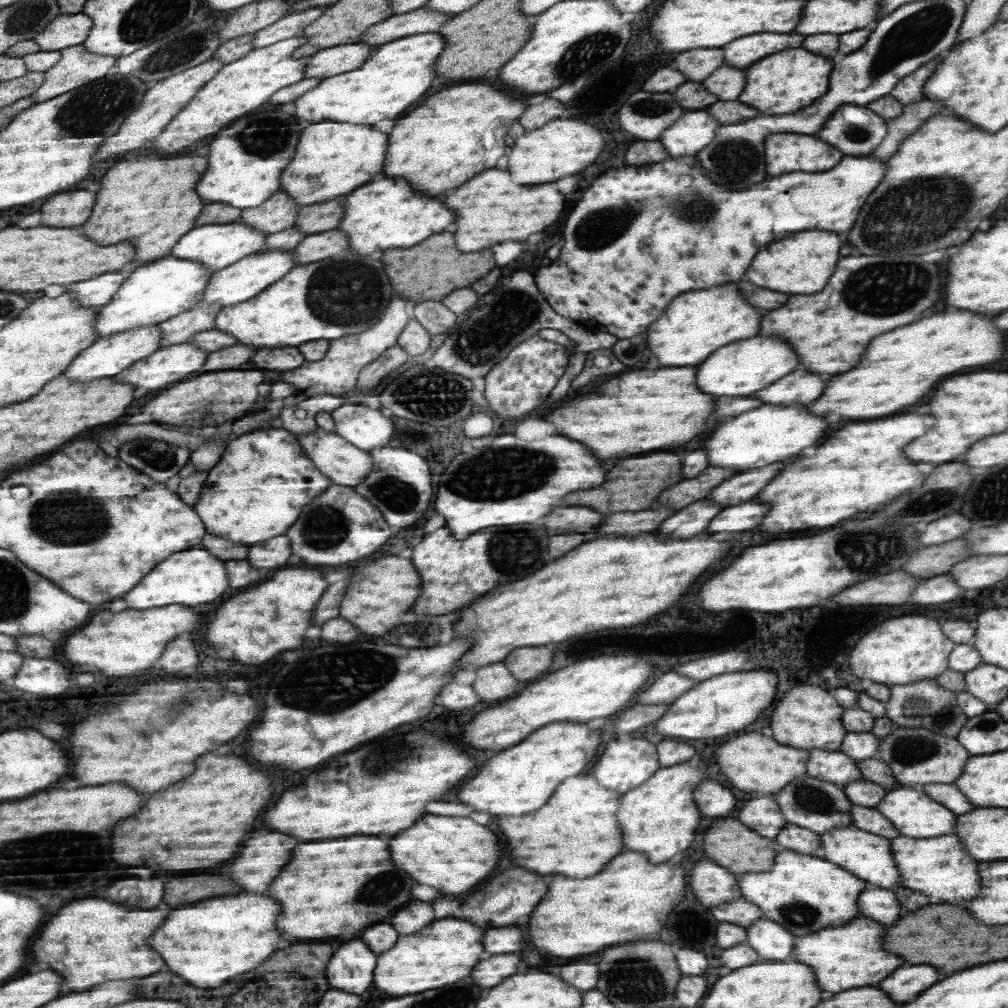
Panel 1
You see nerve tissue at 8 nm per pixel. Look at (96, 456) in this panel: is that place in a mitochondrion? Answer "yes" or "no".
no

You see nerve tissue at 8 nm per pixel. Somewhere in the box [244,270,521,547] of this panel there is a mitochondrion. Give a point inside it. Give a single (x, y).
(440, 391)

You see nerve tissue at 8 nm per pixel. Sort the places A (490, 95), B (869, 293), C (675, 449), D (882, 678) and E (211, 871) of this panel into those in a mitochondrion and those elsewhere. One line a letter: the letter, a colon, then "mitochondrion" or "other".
A: other
B: mitochondrion
C: other
D: other
E: other

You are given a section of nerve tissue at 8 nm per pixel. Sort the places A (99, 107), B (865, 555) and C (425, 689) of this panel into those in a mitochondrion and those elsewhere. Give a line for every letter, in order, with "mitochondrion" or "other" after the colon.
A: mitochondrion
B: mitochondrion
C: other

